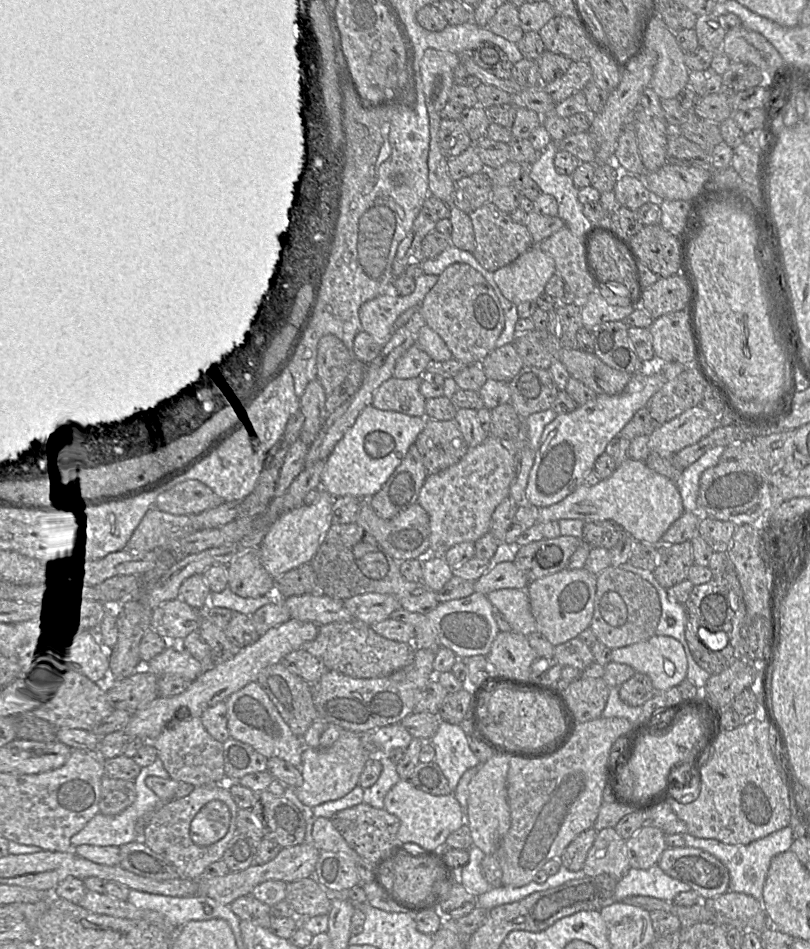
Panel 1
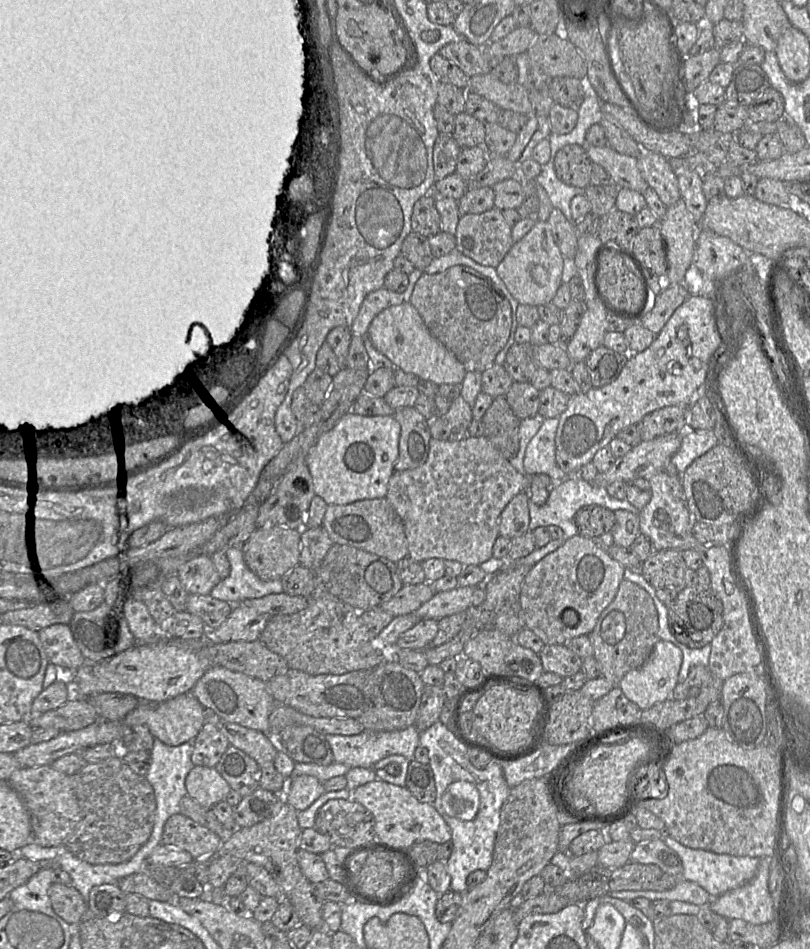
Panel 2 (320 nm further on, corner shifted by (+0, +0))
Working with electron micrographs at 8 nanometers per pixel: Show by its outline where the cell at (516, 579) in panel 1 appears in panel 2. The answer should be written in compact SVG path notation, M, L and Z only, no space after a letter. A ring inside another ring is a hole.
M456 587L449 591L435 593L434 596L415 612L419 620L440 620L446 616L462 612L472 606L475 587Z

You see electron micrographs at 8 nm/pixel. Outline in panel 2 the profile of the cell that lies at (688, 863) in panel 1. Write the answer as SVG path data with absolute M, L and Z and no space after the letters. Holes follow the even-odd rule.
M663 839L635 843L629 862L654 864L669 875L682 877L681 859L674 850L665 844Z

